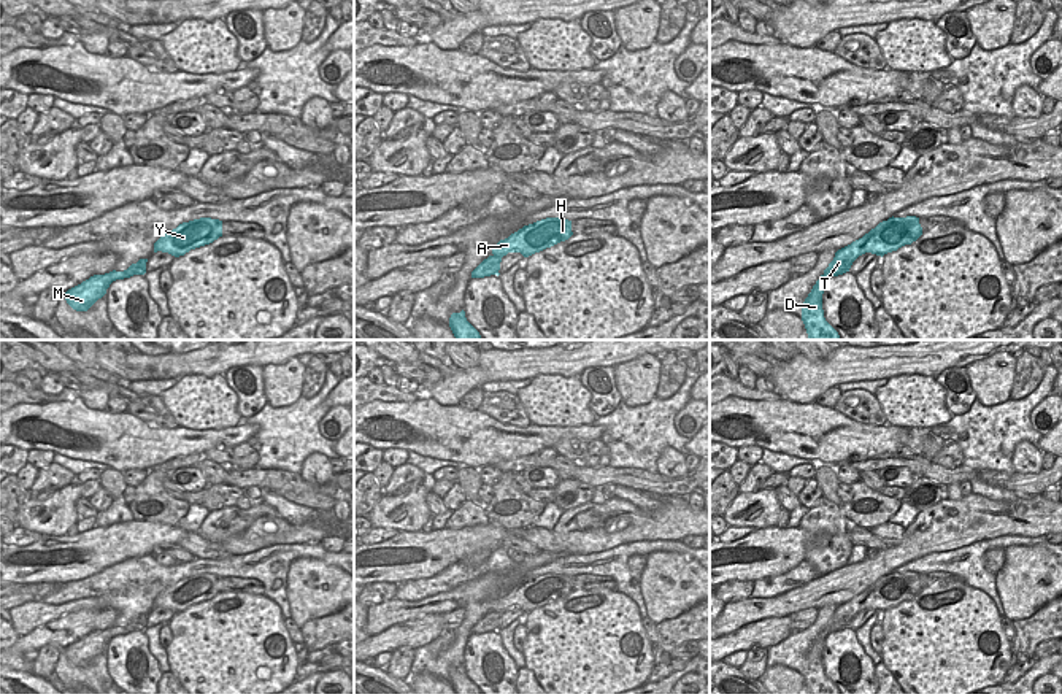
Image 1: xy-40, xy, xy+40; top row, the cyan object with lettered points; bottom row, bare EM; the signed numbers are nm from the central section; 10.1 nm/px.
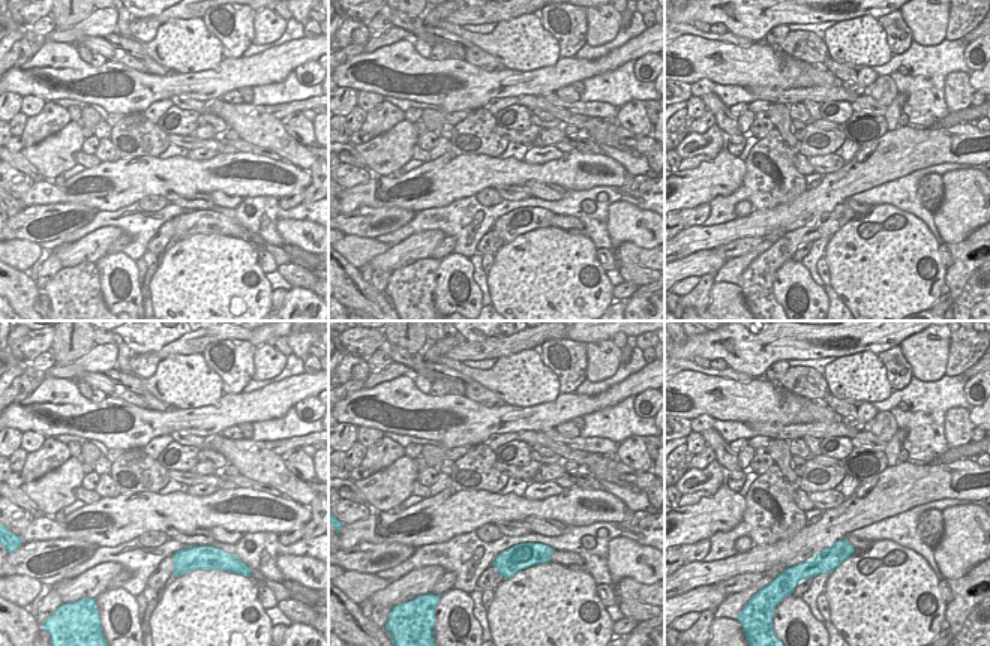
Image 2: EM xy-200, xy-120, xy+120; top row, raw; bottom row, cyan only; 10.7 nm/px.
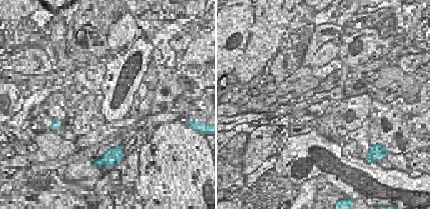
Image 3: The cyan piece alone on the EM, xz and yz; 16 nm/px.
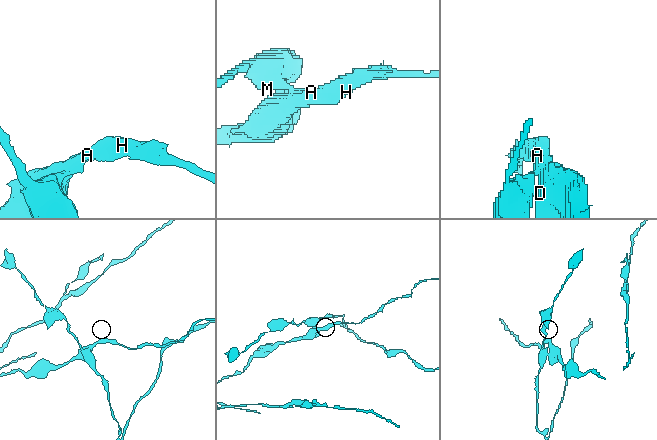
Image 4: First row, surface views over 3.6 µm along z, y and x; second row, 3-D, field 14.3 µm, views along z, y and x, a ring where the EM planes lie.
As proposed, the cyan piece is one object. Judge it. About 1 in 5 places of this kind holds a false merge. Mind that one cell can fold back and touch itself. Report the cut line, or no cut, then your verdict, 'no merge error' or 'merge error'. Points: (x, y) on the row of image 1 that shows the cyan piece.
cut in xy along (500, 256), (491, 256), (481, 264); merge error

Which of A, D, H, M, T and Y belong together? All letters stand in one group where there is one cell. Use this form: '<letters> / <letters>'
A D H T Y / M

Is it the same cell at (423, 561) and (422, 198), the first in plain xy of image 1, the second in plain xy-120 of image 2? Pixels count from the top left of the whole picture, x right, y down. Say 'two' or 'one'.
one

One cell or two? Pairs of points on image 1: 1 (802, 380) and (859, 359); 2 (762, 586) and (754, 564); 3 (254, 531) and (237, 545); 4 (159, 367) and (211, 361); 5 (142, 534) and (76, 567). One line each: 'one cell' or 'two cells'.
1: one cell
2: two cells
3: two cells
4: one cell
5: one cell

